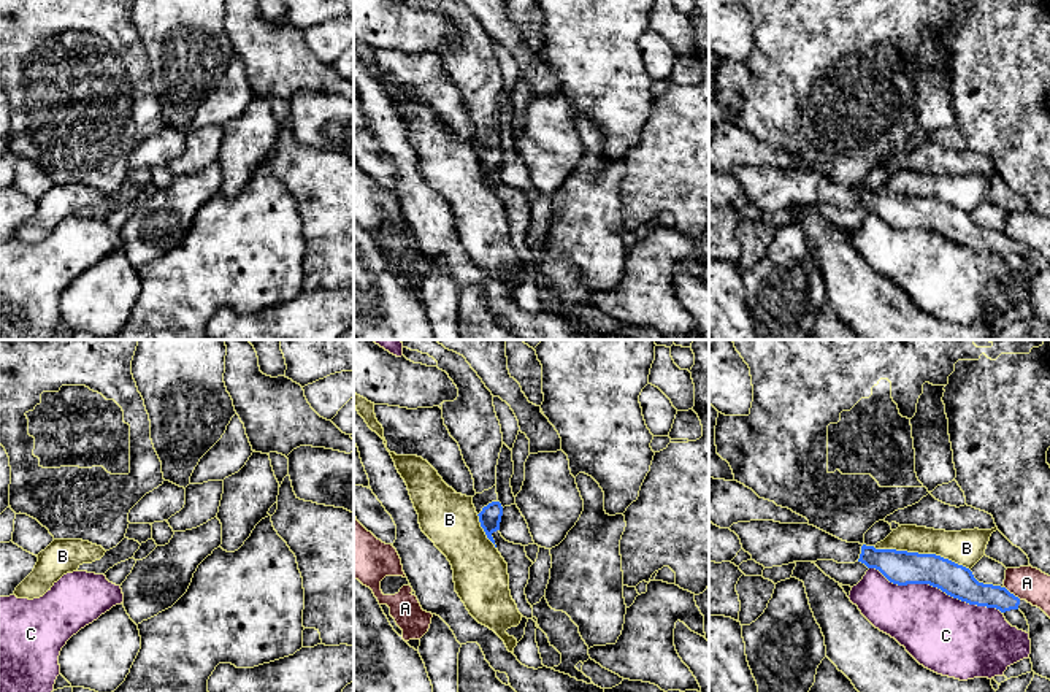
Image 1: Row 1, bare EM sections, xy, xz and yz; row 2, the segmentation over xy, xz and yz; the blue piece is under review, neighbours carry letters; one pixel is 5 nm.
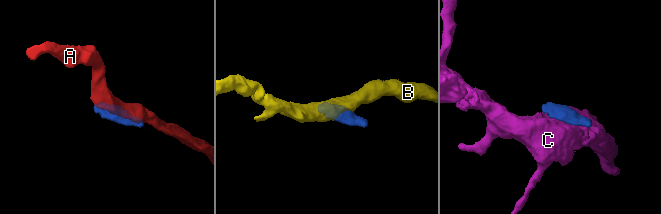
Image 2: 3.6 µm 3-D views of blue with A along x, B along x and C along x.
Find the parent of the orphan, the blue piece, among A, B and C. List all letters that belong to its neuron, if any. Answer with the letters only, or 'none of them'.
none of them

